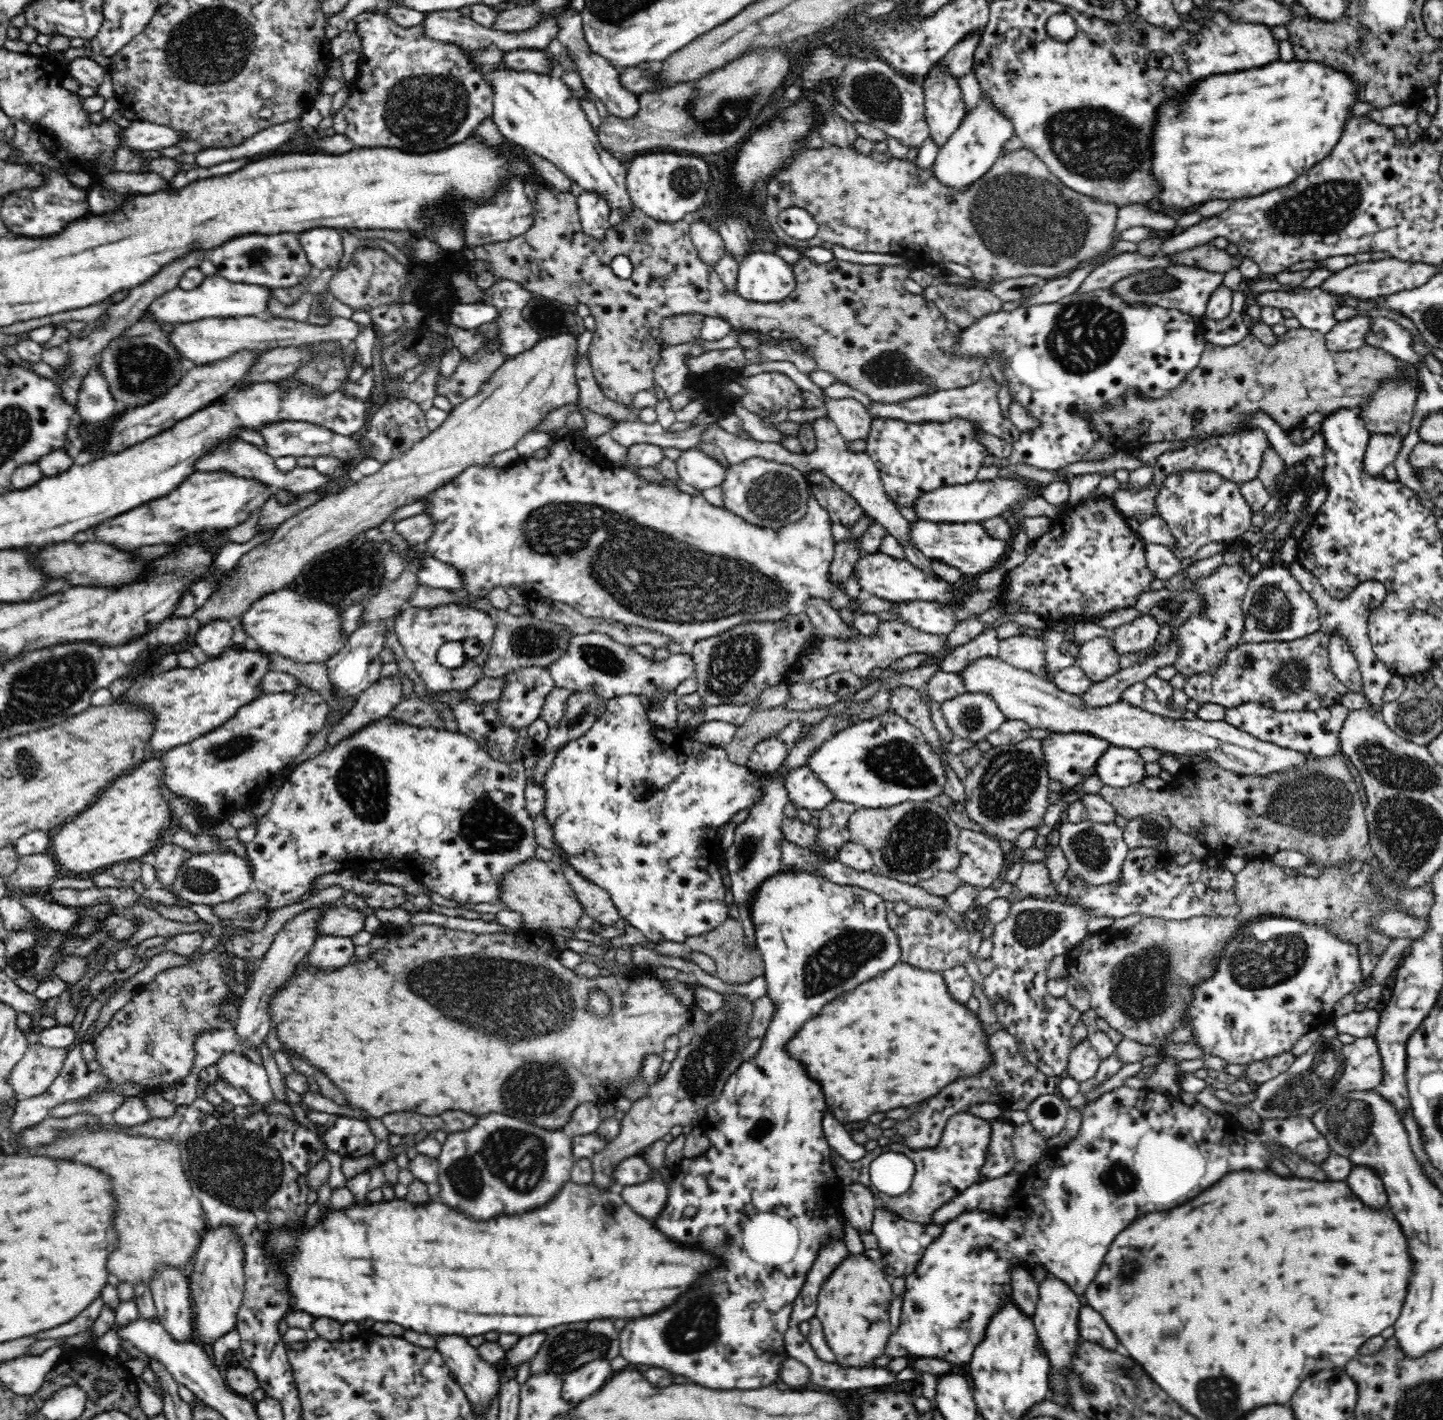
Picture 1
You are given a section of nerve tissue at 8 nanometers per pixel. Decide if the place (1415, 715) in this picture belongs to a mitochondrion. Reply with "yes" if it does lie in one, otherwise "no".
yes

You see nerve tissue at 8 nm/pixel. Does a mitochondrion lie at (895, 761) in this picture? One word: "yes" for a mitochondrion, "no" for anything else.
yes

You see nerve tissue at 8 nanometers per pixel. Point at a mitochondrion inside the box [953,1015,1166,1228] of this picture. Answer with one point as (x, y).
(1120, 1179)

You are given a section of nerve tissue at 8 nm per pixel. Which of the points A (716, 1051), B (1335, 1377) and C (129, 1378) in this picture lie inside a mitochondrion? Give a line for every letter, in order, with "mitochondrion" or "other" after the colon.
A: mitochondrion
B: other
C: other

